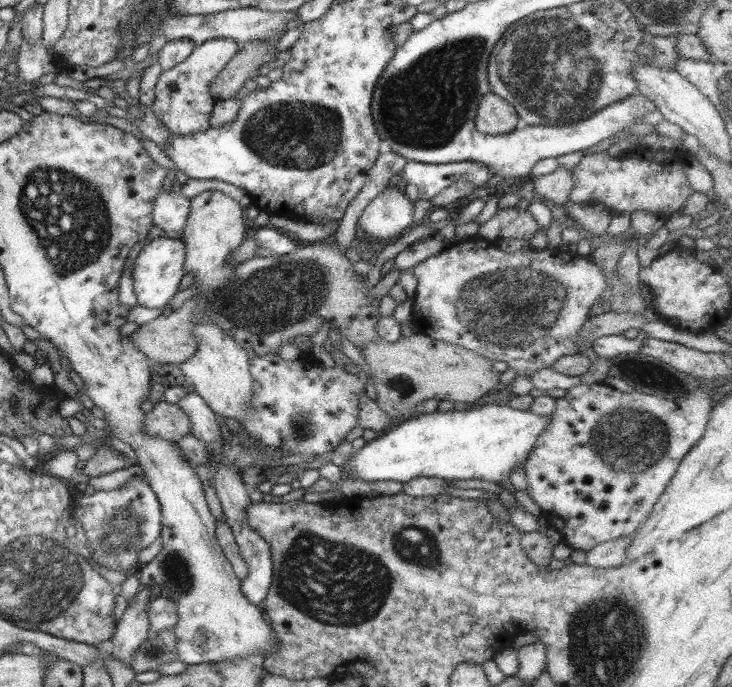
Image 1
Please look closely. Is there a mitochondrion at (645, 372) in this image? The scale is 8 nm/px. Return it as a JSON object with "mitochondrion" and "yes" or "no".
{"mitochondrion":"no"}

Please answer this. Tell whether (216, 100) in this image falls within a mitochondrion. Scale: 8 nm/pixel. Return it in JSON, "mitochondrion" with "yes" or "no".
{"mitochondrion":"no"}

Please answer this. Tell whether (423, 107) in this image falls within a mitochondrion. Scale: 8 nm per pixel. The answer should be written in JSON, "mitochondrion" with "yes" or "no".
{"mitochondrion":"yes"}

